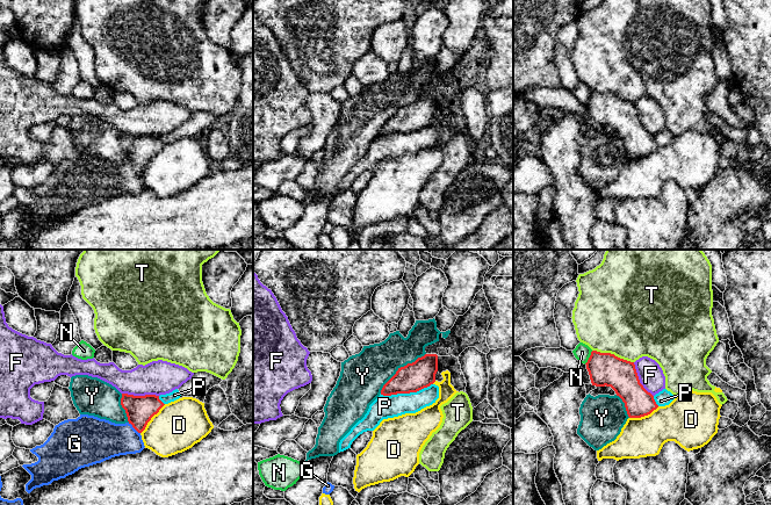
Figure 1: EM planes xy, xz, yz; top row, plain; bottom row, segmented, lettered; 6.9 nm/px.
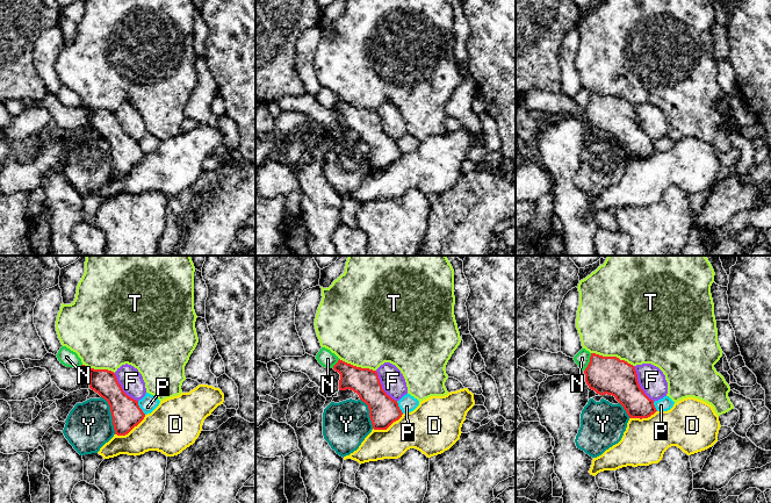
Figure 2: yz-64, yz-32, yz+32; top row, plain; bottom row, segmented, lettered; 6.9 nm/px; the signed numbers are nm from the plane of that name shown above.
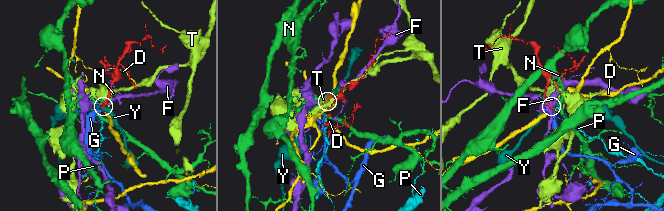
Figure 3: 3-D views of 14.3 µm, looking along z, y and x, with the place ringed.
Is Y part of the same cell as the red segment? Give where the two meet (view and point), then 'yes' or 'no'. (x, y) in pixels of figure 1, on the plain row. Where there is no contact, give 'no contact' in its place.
meets red in xz at (400, 108); no

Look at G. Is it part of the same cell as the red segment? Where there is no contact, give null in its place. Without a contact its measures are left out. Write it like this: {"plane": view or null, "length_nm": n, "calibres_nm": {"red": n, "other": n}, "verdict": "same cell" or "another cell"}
{"plane": "xy", "length_nm": 120, "calibres_nm": {"red": 200, "other": 280}, "verdict": "same cell"}

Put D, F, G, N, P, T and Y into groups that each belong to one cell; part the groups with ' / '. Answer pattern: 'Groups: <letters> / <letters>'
Groups: D / F / G / N / P / T / Y

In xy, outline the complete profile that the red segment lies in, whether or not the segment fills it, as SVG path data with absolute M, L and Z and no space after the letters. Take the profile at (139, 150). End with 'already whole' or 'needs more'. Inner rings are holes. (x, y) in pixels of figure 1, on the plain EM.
M122 134L121 145L128 157L125 164L115 164L94 156L80 154L77 159L67 159L56 165L43 185L30 189L38 201L22 205L31 215L31 219L26 224L26 231L30 233L36 228L49 225L81 208L101 203L115 196L140 193L145 187L140 173L165 144L156 135Z; needs more

